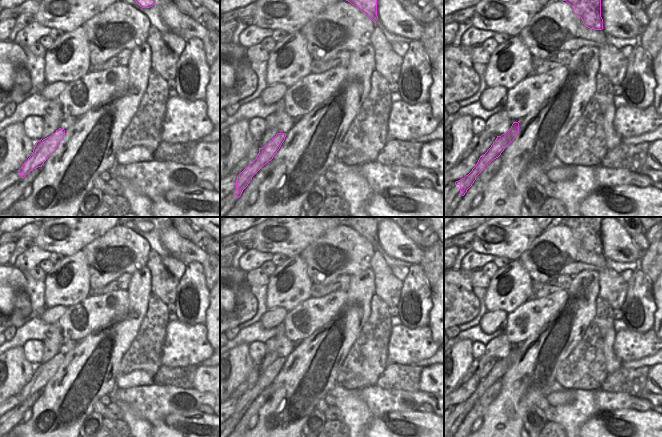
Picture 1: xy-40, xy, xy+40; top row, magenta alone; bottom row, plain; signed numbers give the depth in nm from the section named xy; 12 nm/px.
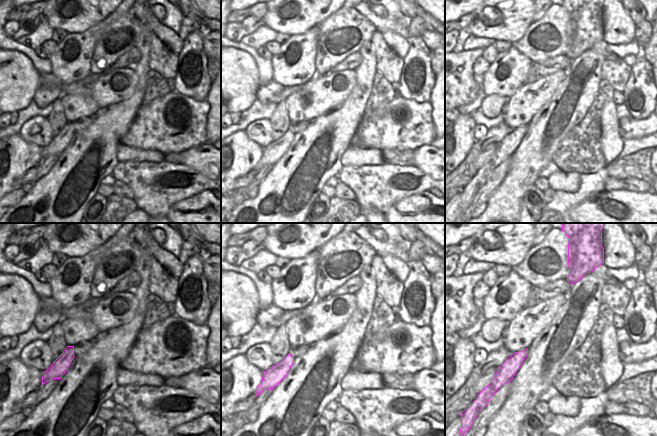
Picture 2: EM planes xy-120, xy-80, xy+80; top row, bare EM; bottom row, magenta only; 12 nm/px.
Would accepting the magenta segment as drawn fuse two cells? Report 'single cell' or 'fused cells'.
fused cells

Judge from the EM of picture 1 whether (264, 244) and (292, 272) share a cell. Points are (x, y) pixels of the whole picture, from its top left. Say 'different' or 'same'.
different

